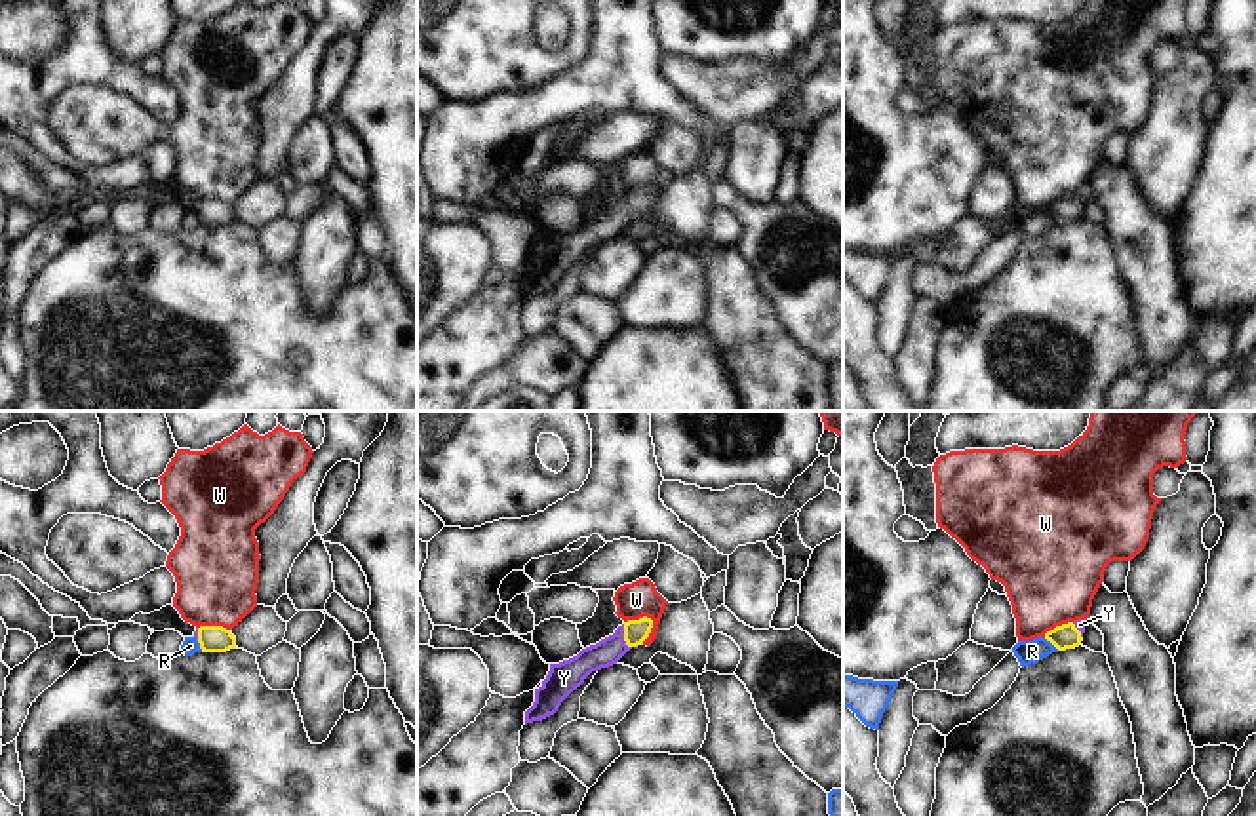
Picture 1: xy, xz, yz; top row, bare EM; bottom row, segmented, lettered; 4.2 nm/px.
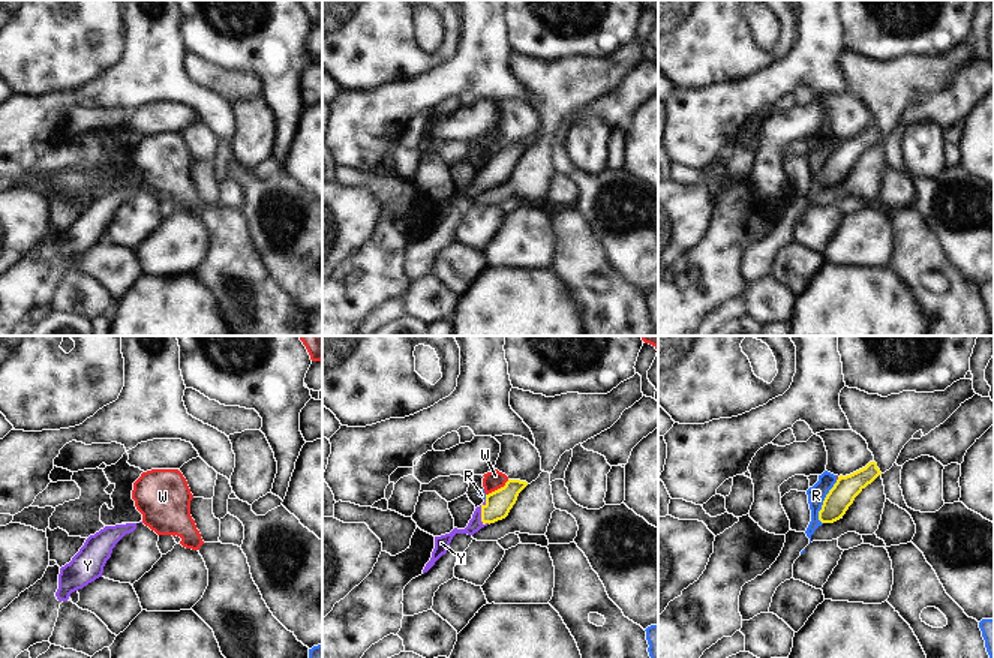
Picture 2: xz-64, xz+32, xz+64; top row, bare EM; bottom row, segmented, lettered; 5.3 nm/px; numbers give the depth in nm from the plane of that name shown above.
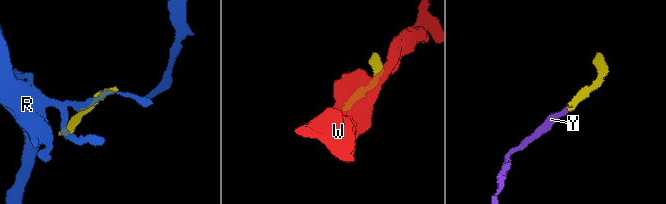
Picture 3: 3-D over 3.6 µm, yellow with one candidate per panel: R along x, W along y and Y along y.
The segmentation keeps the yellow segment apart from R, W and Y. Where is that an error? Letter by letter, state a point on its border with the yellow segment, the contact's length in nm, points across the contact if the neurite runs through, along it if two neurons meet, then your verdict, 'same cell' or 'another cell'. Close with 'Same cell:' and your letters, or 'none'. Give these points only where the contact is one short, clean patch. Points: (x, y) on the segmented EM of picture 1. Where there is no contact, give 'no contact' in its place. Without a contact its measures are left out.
R: contact yz (1051, 641); length 90 nm; another cell
W: contact xz (649, 619); length 130 nm; border xz (625, 621), (640, 617), (651, 621), (651, 632), (644, 643); another cell
Y: contact xz (625, 636); length 110 nm; way xz (636, 632), (625, 636), (606, 653); same cell
Same cell: Y

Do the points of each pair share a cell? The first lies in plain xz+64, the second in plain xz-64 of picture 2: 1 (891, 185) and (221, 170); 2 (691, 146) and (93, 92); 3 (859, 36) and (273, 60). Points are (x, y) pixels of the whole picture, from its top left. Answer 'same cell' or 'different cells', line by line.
1: different cells
2: same cell
3: same cell

